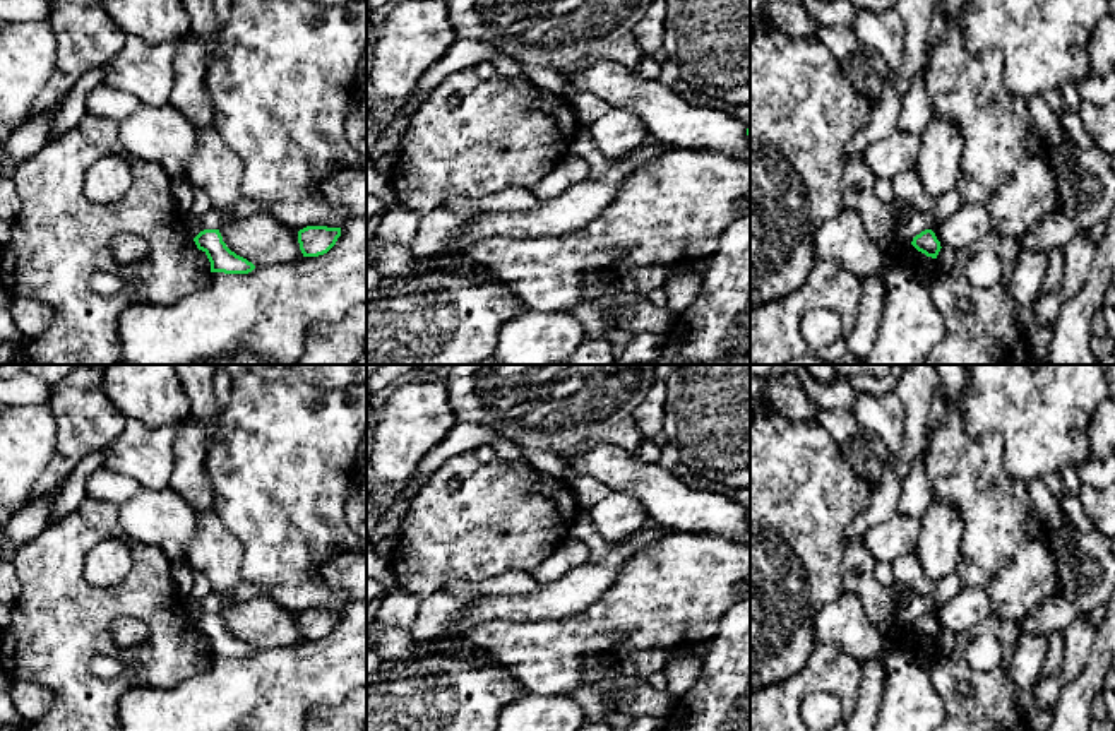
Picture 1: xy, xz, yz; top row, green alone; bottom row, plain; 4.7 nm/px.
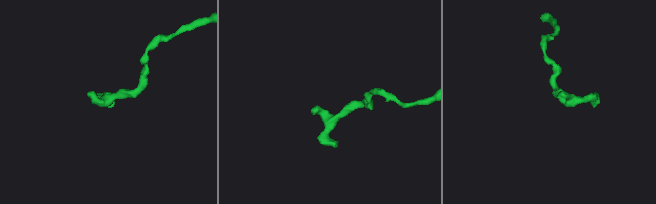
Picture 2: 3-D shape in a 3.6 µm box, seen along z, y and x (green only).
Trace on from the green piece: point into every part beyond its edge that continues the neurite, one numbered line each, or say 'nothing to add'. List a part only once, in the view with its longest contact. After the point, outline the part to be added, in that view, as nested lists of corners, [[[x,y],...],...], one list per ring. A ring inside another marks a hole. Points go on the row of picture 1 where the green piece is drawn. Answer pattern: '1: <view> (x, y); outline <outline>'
nothing to add

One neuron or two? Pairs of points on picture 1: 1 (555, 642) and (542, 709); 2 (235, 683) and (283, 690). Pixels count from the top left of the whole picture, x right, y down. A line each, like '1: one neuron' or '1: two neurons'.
1: two neurons
2: one neuron

